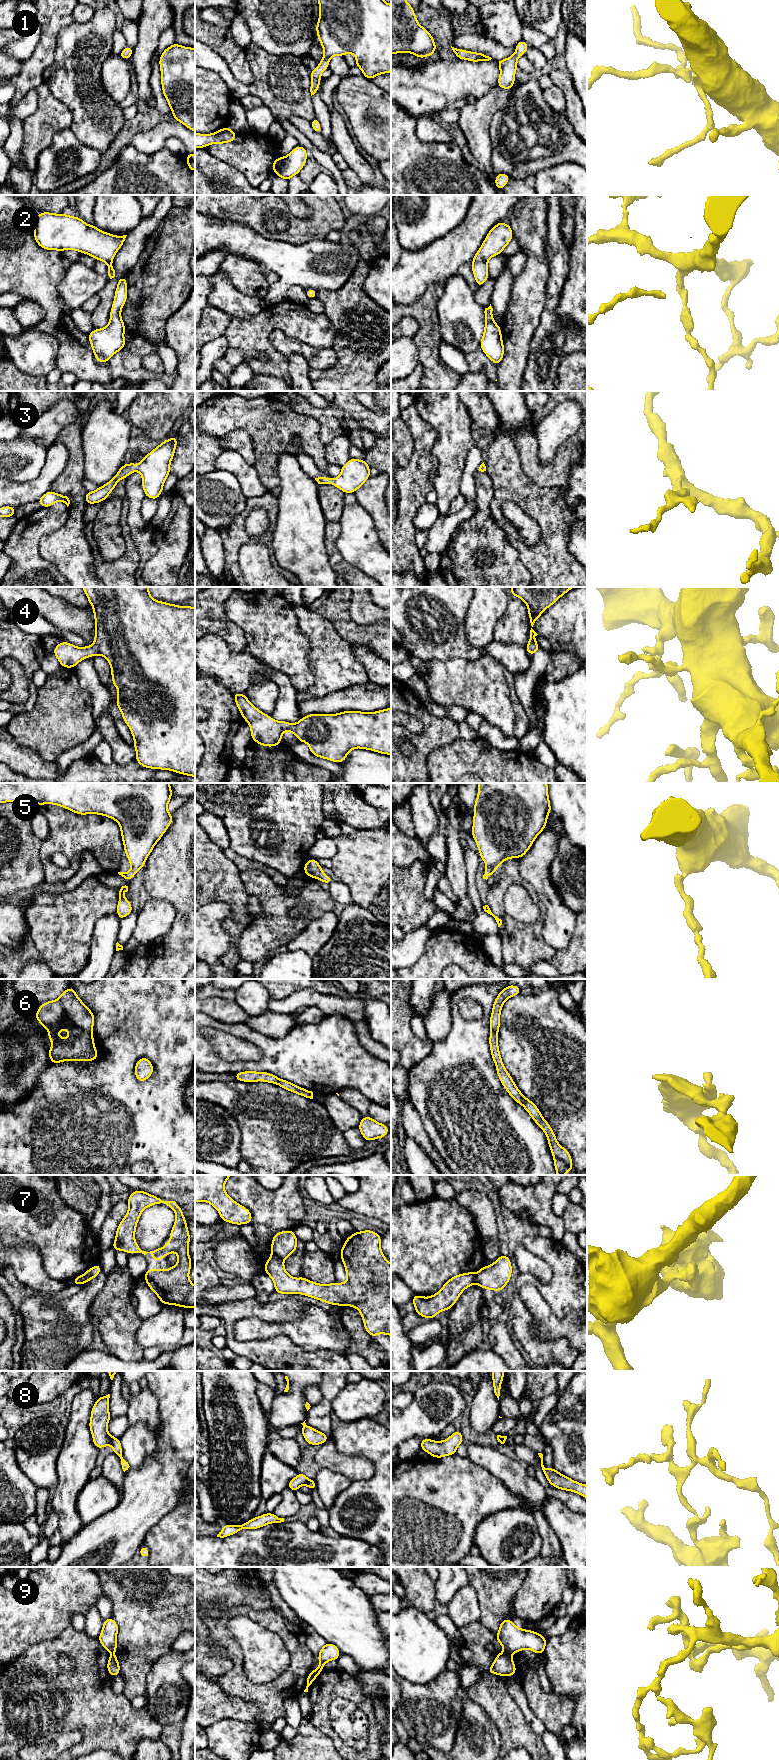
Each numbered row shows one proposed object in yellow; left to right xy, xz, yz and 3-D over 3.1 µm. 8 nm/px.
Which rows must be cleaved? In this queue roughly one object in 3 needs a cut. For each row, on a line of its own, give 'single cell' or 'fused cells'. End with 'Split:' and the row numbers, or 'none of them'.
1: single cell
2: single cell
3: single cell
4: single cell
5: single cell
6: fused cells
7: fused cells
8: fused cells
9: fused cells
Split: 6, 7, 8, 9

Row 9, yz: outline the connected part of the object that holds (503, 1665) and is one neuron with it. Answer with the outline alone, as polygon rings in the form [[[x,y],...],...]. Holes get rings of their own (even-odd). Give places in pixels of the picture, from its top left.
[[[498,1653],[493,1664],[488,1668],[491,1674],[497,1674],[503,1677],[516,1675],[516,1666],[509,1653]]]

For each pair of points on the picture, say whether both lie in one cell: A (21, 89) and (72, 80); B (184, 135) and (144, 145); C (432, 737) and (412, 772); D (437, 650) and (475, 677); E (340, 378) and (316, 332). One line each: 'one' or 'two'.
A: two
B: one
C: one
D: two
E: two

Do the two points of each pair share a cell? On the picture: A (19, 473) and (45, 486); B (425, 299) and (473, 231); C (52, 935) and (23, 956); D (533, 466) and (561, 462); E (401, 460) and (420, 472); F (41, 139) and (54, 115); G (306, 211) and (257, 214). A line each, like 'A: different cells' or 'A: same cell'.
A: different cells
B: different cells
C: different cells
D: same cell
E: different cells
F: same cell
G: different cells

